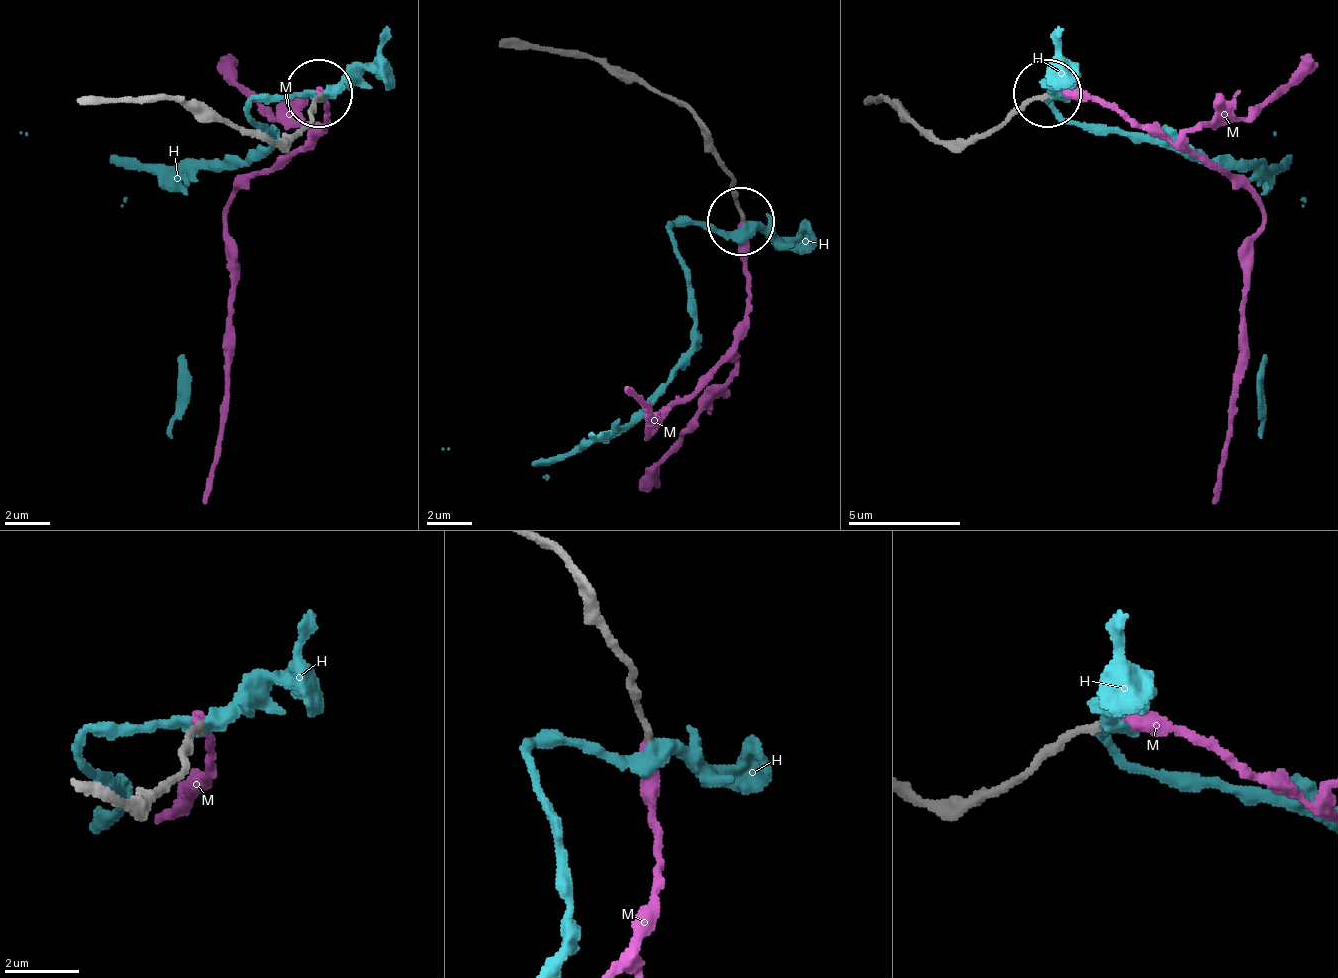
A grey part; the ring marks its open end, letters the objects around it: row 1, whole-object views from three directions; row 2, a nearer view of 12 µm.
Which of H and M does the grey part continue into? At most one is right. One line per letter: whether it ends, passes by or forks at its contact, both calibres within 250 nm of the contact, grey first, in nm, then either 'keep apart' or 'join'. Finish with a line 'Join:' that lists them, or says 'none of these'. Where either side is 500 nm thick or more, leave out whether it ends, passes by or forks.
H: it passes by | 190/360 nm | keep apart
M: it ends | 190/280 nm | join
Join: M

